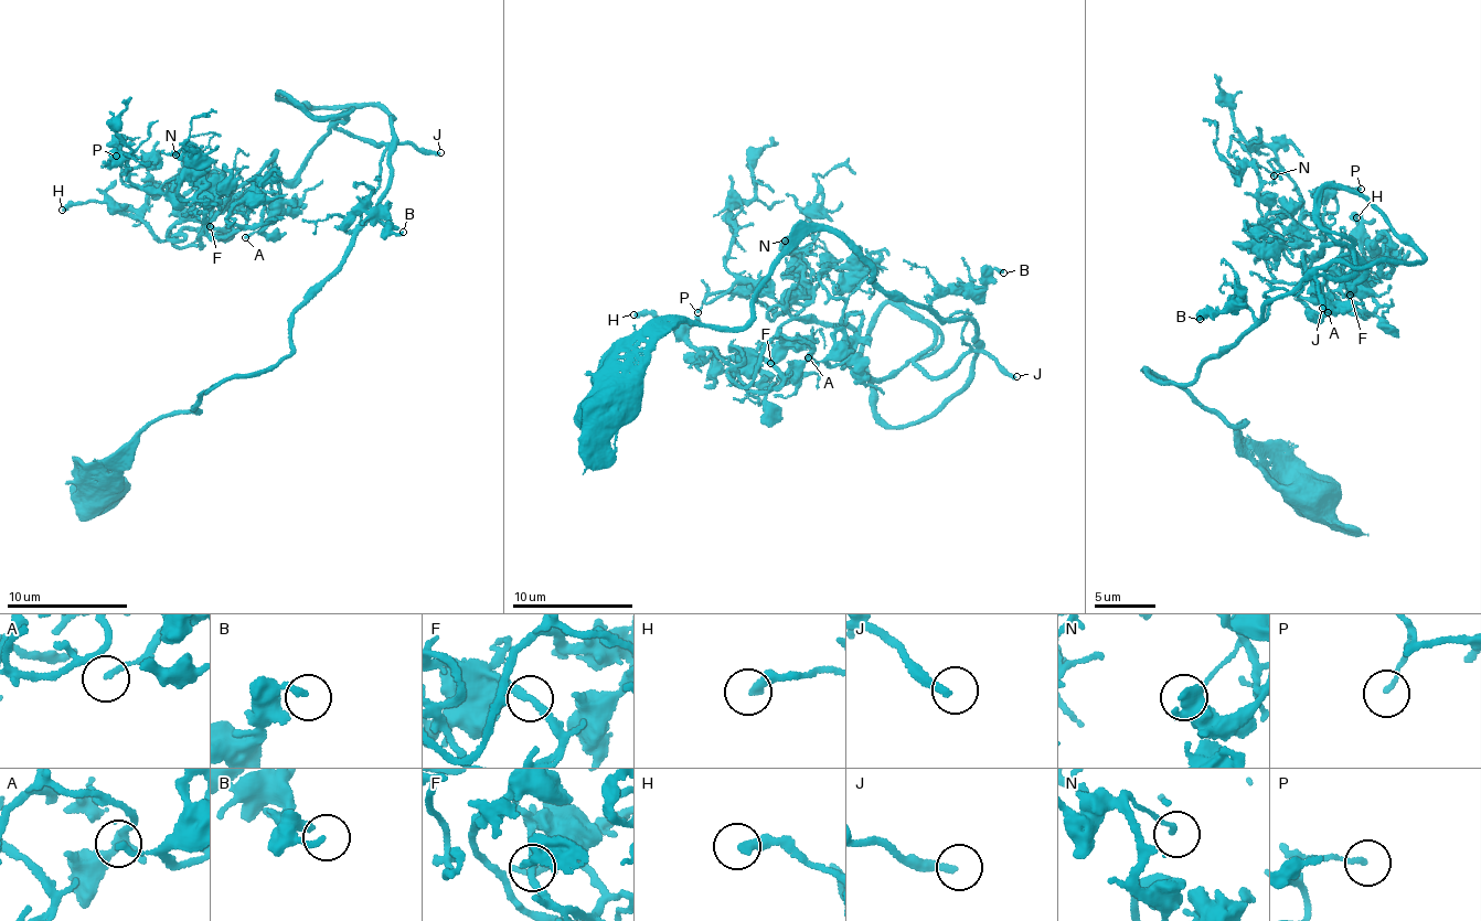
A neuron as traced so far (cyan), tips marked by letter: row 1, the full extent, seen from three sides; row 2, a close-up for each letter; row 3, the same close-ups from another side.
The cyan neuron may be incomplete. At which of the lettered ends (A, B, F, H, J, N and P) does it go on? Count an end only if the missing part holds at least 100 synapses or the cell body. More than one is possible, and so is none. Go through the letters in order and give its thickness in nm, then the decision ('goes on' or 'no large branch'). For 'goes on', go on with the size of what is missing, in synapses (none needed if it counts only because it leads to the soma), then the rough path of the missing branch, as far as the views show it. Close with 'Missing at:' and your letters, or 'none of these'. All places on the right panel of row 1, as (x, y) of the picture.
A: 160 nm | no large branch
B: 180 nm | no large branch
F: 220 nm | no large branch
H: 320 nm | no large branch
J: 240 nm | goes on | 200 syn
N: 140 nm | no large branch
P: 130 nm | no large branch
Missing at: J

